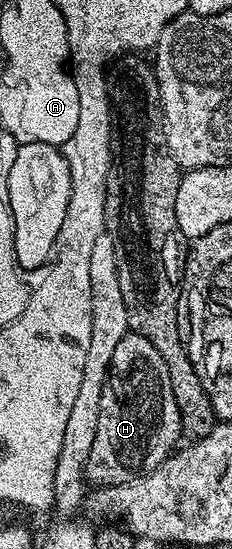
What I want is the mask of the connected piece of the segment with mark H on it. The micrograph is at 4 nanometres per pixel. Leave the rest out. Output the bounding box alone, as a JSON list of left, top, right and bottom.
[84,330,181,484]

